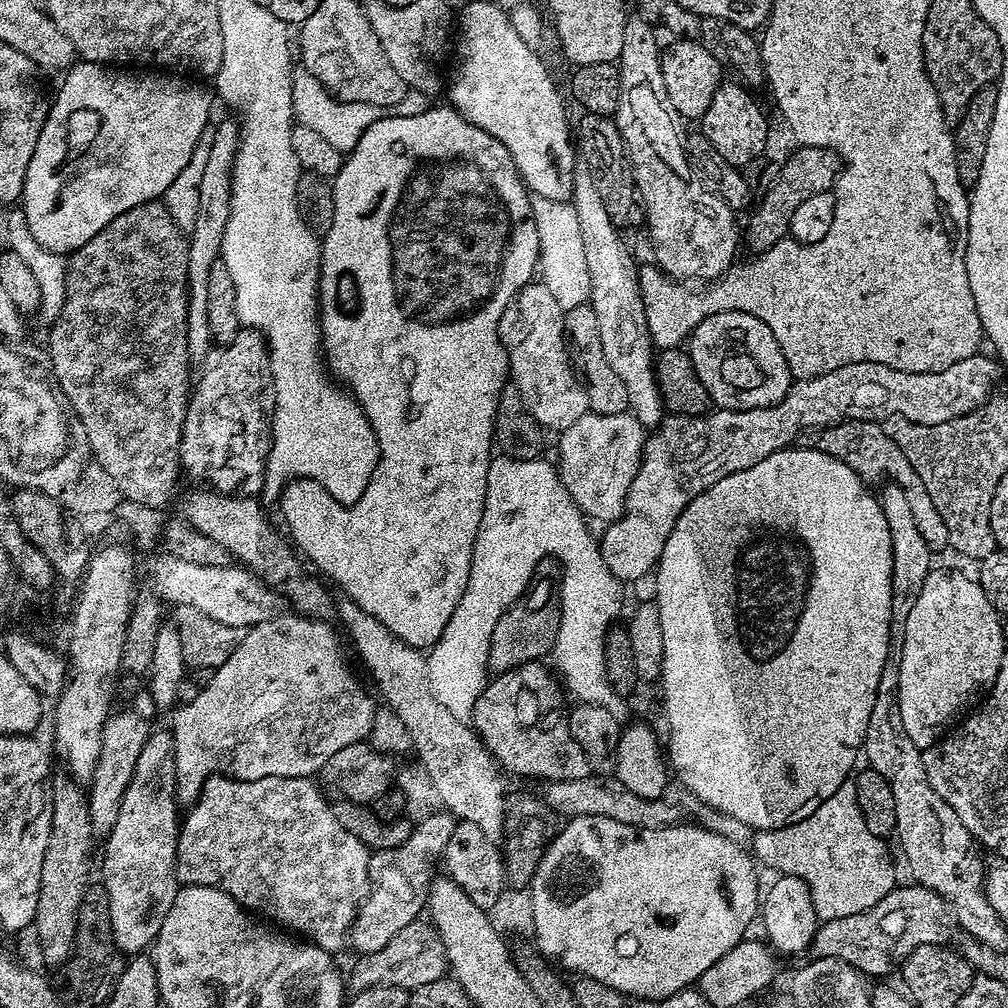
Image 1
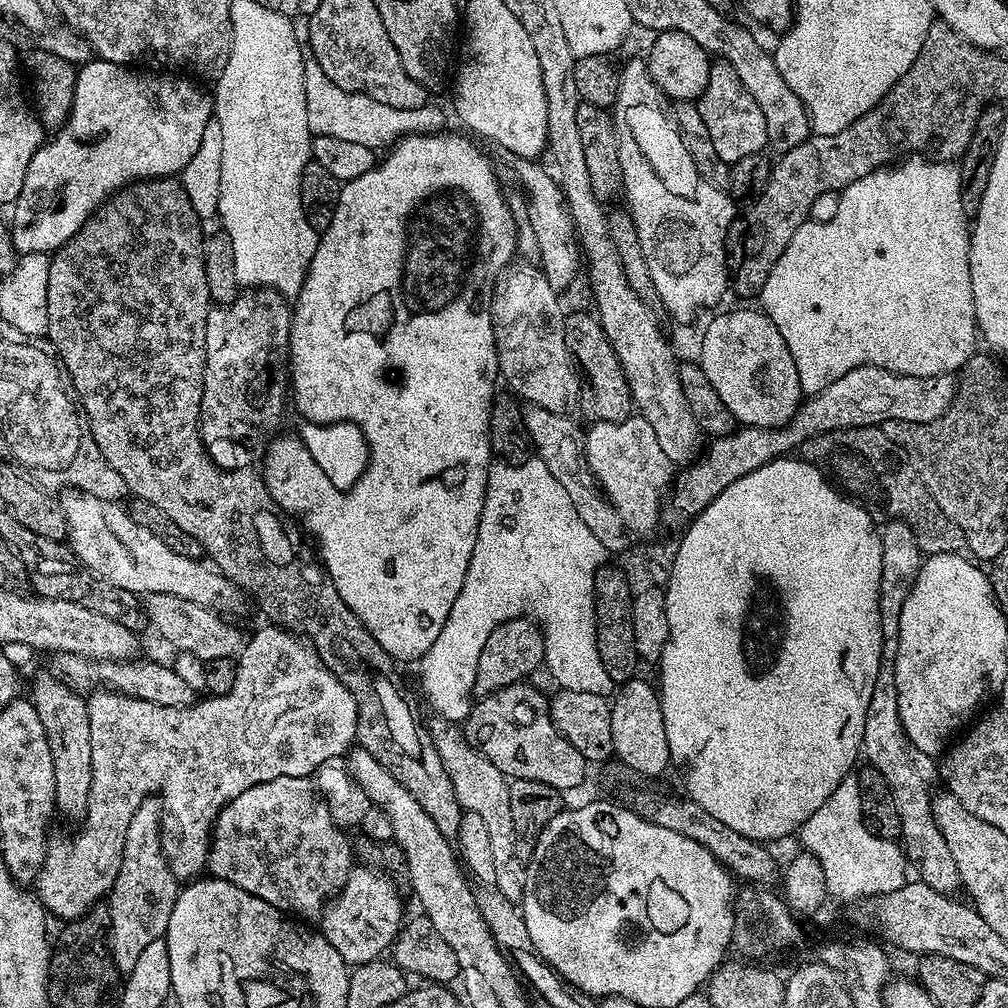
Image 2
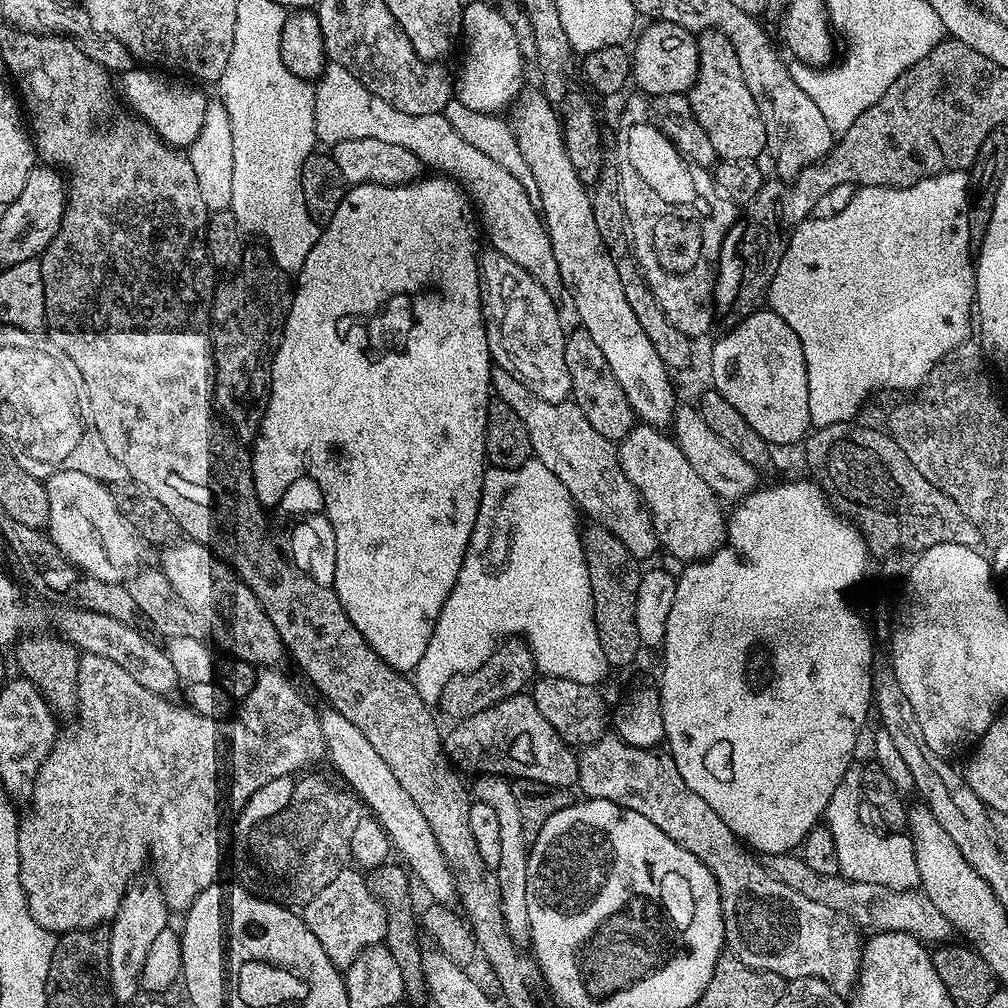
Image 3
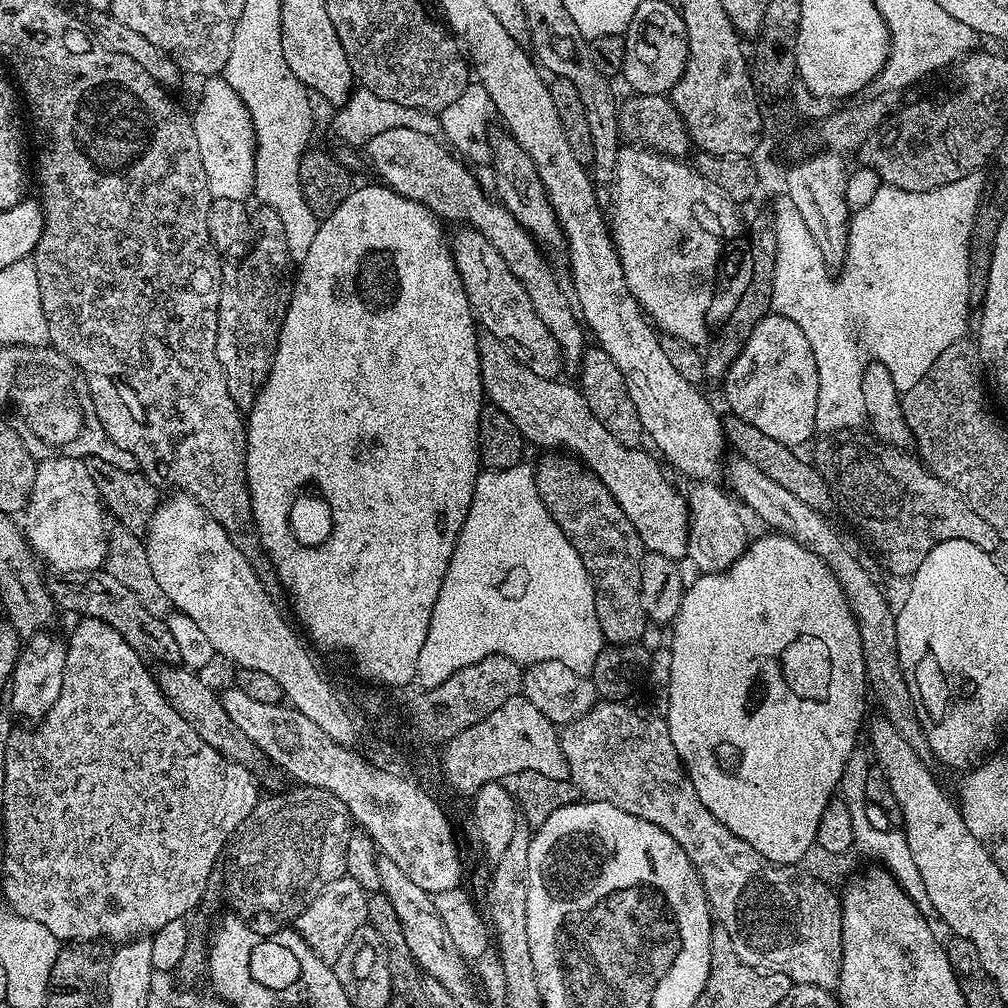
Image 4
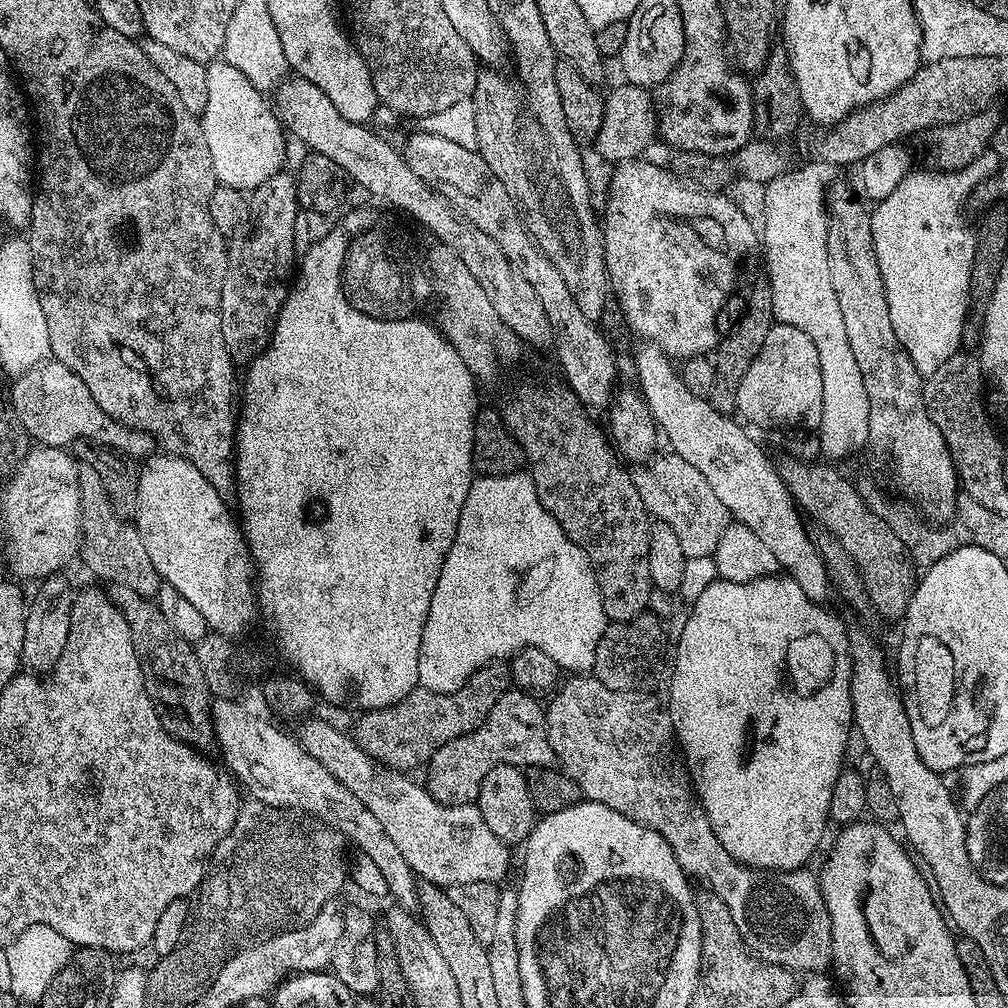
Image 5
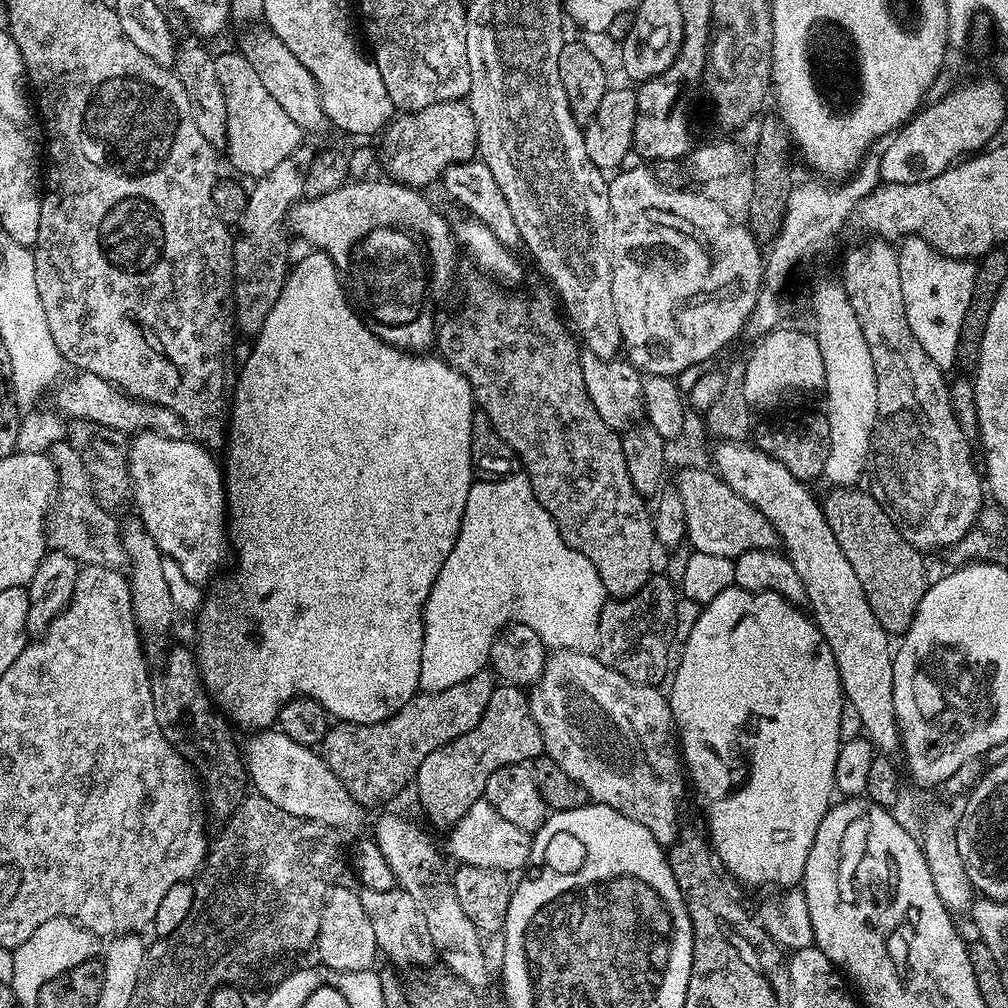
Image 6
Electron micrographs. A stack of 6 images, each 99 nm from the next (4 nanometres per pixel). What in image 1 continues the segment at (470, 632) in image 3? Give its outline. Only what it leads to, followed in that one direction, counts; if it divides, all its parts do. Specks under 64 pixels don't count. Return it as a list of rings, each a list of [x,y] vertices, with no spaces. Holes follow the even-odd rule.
[[[500,454],[492,459],[486,478],[482,522],[472,547],[468,585],[462,598],[458,598],[458,606],[454,606],[454,614],[450,614],[450,622],[446,622],[446,630],[442,630],[438,642],[427,653],[430,690],[434,690],[434,698],[438,698],[438,702],[442,702],[442,706],[446,706],[454,718],[471,721],[472,701],[479,698],[490,679],[488,655],[494,626],[505,610],[528,591],[528,585],[534,579],[532,571],[547,556],[553,556],[564,567],[564,581],[561,579],[558,584],[560,625],[554,649],[555,671],[567,691],[576,692],[577,701],[591,704],[602,702],[602,633],[604,624],[611,621],[612,611],[625,601],[626,588],[618,578],[614,578],[614,574],[610,574],[606,562],[602,562],[600,541],[595,535],[592,537],[588,527],[589,521],[560,481],[559,471],[553,465],[551,468],[544,458],[513,460],[511,456]]]

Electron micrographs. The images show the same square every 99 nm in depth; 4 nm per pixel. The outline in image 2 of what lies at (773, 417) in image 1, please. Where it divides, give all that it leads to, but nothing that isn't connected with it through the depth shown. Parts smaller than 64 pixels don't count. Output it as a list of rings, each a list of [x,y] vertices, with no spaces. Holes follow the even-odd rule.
[[[862,366],[842,374],[838,382],[830,382],[826,390],[822,390],[816,396],[808,396],[801,403],[800,408],[794,414],[794,418],[788,424],[783,424],[780,428],[750,428],[747,426],[737,427],[728,433],[727,436],[718,436],[711,441],[712,448],[705,447],[702,455],[695,462],[687,465],[684,472],[675,477],[670,488],[670,504],[676,512],[688,512],[695,514],[701,512],[707,504],[714,502],[730,482],[758,470],[764,464],[769,464],[772,460],[779,460],[787,457],[792,452],[803,446],[807,440],[813,440],[821,432],[833,432],[843,428],[874,428],[883,426],[888,420],[901,420],[902,422],[914,422],[915,424],[925,424],[934,422],[951,406],[956,399],[958,391],[958,380],[955,375],[946,376],[907,376],[891,372],[878,366]]]

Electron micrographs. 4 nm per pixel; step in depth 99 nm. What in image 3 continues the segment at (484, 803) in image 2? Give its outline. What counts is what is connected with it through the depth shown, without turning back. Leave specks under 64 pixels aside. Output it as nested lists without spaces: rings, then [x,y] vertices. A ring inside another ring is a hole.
[[[484,774],[474,784],[475,799],[486,802],[486,806],[494,806],[494,814],[498,817],[500,837],[502,838],[502,858],[498,858],[498,866],[494,869],[498,878],[498,890],[502,890],[502,918],[506,918],[506,930],[510,930],[510,938],[517,948],[524,950],[531,945],[530,913],[526,906],[526,870],[528,869],[529,841],[522,830],[522,813],[518,810],[518,801],[514,798],[511,783],[503,776]]]

